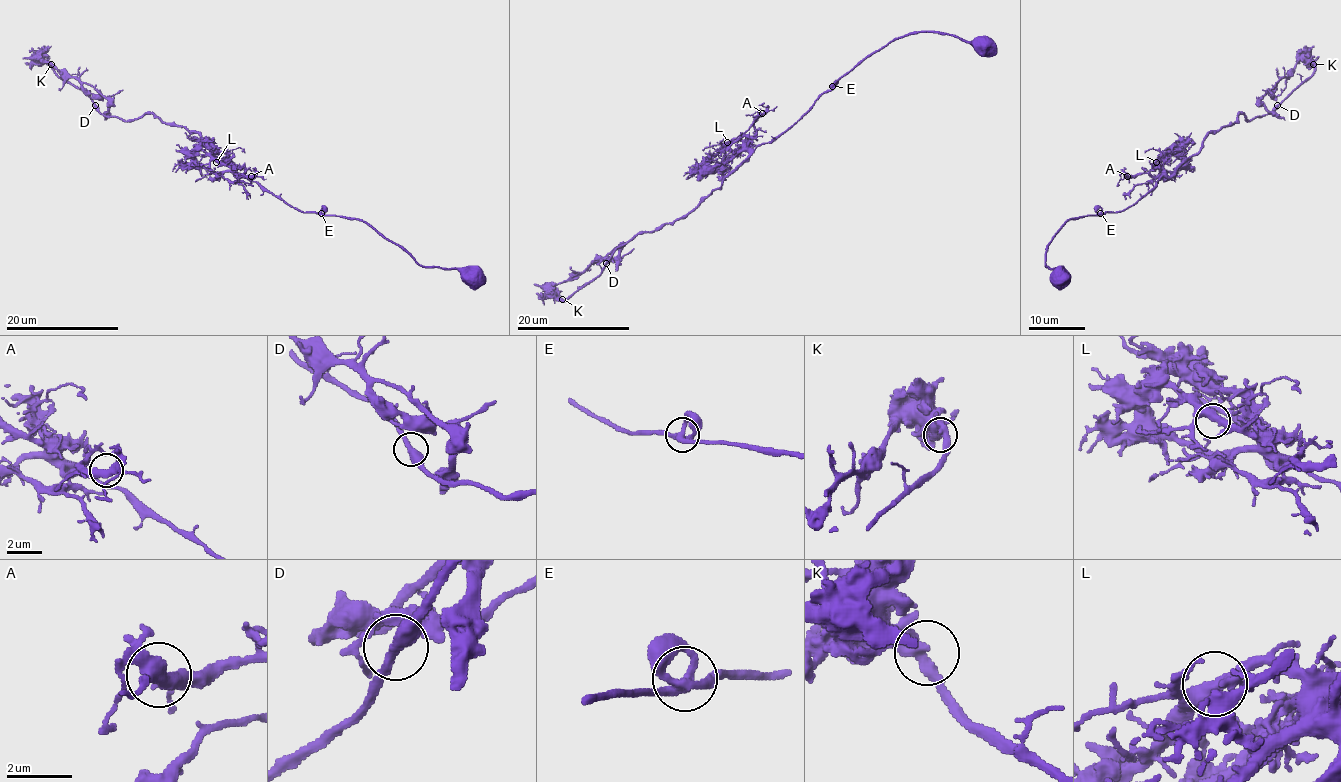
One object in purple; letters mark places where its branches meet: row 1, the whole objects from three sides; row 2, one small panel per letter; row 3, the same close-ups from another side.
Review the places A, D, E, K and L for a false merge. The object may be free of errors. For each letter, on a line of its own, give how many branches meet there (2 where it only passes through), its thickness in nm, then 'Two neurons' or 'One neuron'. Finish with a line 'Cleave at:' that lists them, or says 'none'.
A: Branches: 3. Thickness 360 nm. One neuron
D: Branches: 2. Thickness 380 nm. One neuron
E: Branches: 3. Thickness 320 nm. One neuron
K: Branches: 3. Thickness 320 nm. One neuron
L: Branches: 3. Thickness 360 nm. One neuron
Cleave at: none

